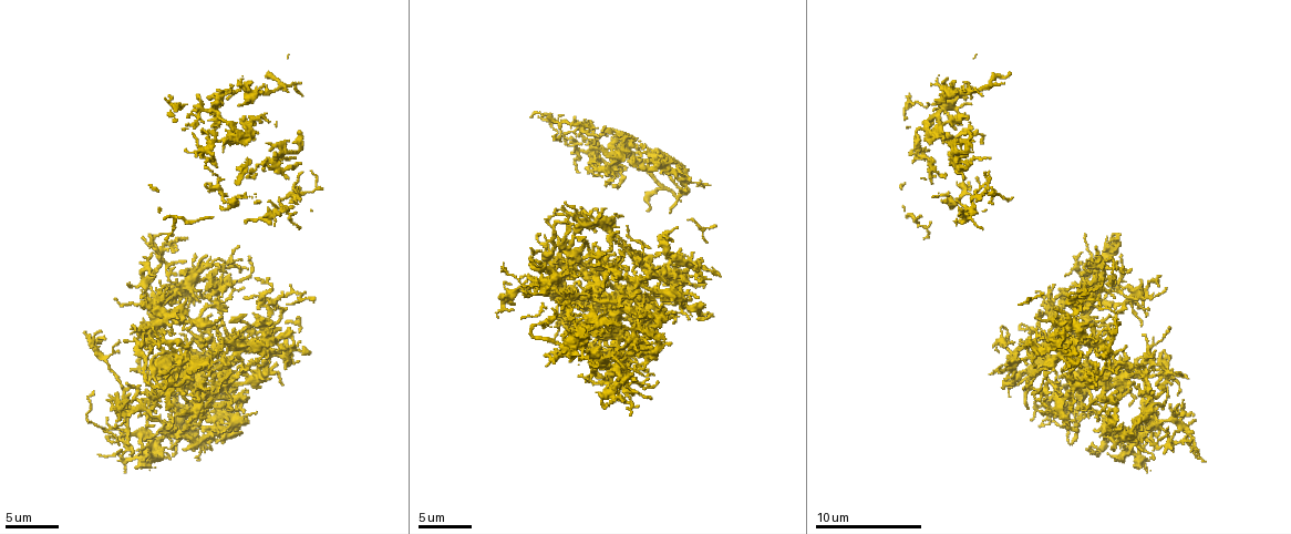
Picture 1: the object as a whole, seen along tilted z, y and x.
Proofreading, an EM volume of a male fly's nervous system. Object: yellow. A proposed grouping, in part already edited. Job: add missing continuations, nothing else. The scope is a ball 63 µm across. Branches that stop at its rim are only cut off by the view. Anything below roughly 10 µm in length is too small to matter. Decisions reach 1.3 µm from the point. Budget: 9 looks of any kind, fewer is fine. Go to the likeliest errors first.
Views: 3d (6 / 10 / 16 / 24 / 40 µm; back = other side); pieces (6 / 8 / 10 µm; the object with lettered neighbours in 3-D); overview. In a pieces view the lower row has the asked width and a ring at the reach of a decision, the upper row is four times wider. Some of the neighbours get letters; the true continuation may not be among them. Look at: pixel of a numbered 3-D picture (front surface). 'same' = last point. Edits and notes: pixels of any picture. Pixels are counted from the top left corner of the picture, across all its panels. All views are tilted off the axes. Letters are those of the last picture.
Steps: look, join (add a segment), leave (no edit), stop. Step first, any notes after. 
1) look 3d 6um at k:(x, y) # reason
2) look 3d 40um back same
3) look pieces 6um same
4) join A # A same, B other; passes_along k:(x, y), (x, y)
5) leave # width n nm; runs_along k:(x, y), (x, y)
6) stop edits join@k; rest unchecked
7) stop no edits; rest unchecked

look pieces 8um at 1:(230, 321) # free end

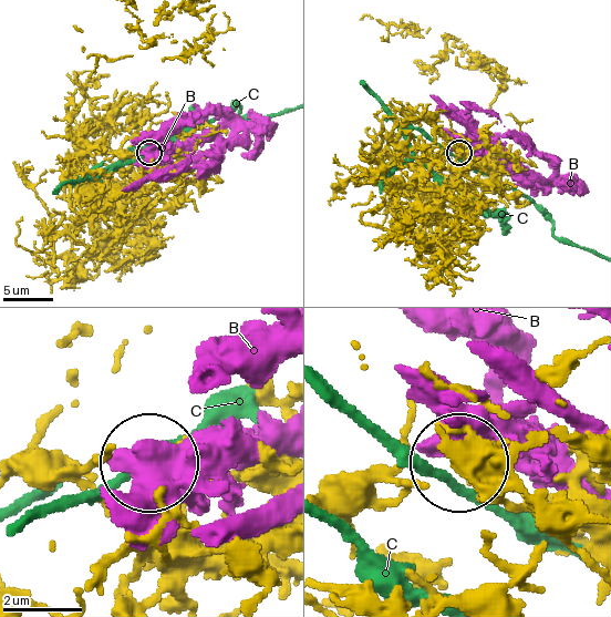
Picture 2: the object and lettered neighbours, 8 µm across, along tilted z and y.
leave # B other, C other; no lettered segment goes on from it

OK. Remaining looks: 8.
look pieces 8um at 1:(1157, 283) # branch stops here

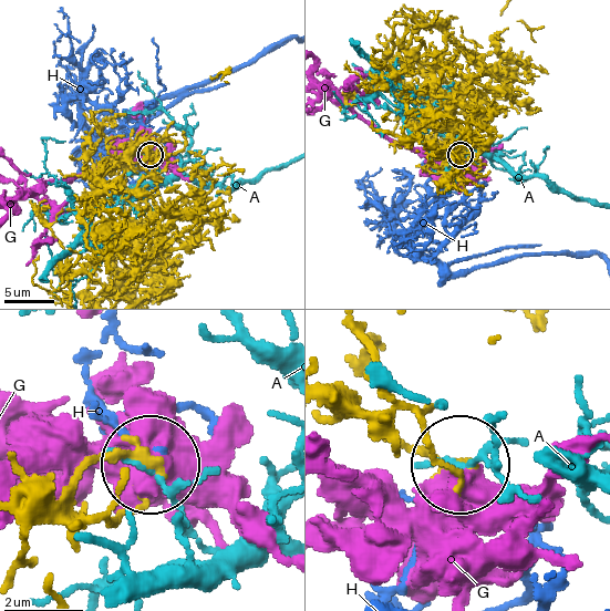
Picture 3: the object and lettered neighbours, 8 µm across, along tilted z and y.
leave # A other, G other, H other; none of them fits

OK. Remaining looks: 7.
look pieces 10um at 1:(700, 317) # branch stops here

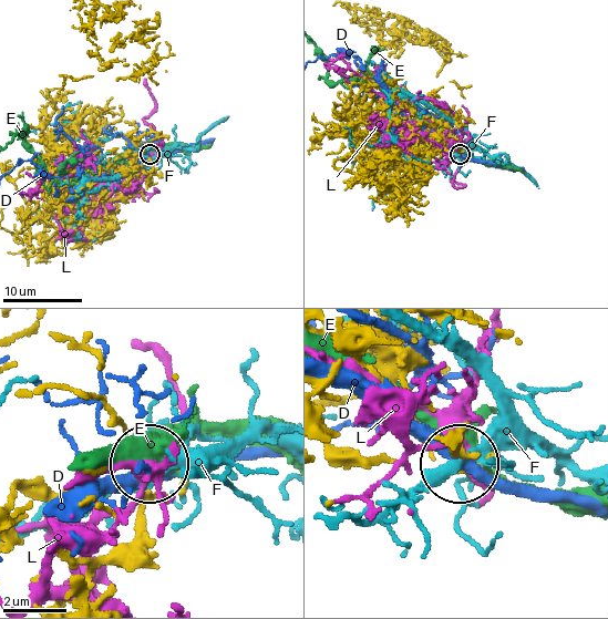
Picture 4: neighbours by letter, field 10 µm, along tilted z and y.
leave # D other, E other, F other, L other; none of them fits

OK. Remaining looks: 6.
look 3d 6um at 1:(257, 279) # thin end

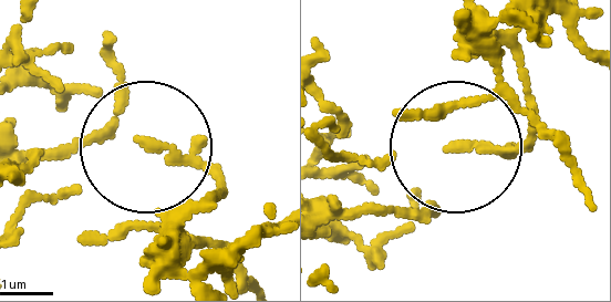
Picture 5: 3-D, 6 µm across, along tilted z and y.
look pieces 6um at 5:(141, 144) # what lies round it

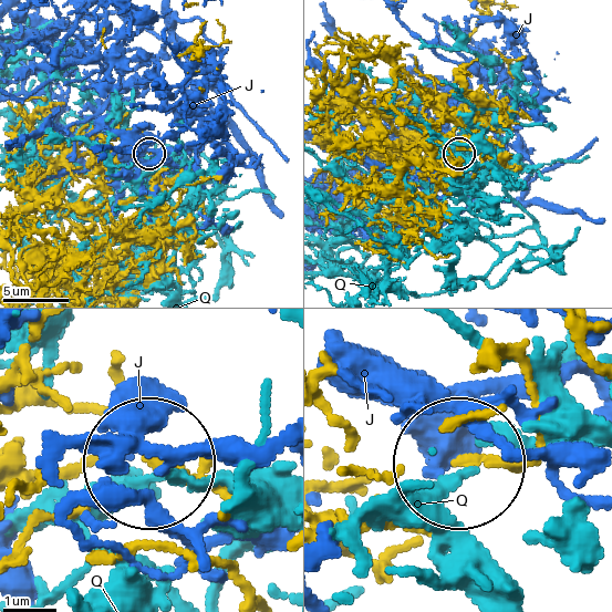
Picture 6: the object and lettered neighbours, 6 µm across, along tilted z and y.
leave # J other, Q other; no lettered segment goes on from it

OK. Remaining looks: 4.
stop no edits; rest unchecked

